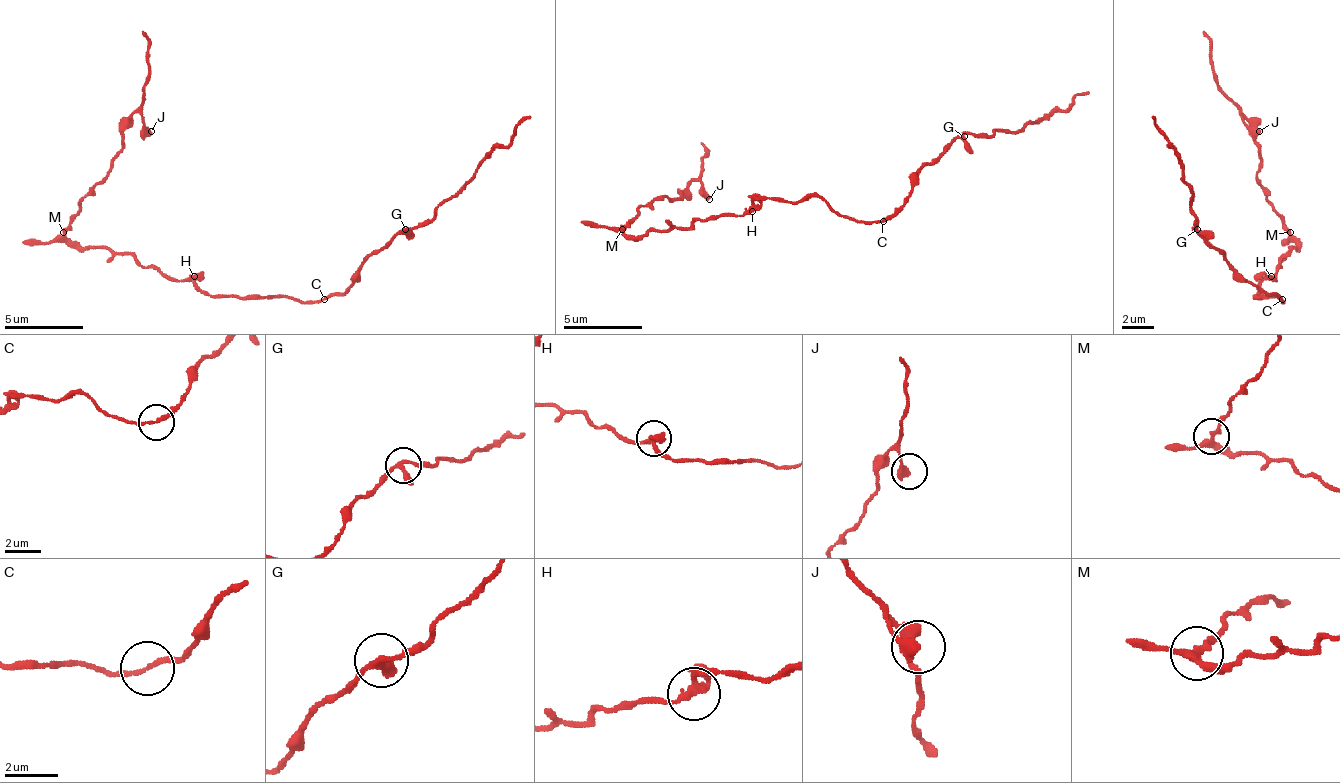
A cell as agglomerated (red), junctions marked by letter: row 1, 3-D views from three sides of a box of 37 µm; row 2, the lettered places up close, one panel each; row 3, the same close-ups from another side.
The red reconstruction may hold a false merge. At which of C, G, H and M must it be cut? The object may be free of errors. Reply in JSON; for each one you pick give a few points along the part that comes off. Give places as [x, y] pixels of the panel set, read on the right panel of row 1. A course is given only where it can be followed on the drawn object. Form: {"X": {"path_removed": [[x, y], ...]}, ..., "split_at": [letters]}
{"M": {"path_removed": [[1291, 233], [1255, 174], [1251, 123], [1212, 72], [1212, 37], [1204, 29]]}, "split_at": ["M"]}

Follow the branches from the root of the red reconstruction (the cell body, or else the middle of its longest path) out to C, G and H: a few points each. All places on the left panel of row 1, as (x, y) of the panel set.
C: (217, 296), (288, 296), (292, 300), (323, 300)
G: (217, 296), (288, 296), (292, 300), (327, 300), (339, 296), (354, 280), (354, 272), (405, 229)
H: (217, 296), (209, 296), (194, 276)

